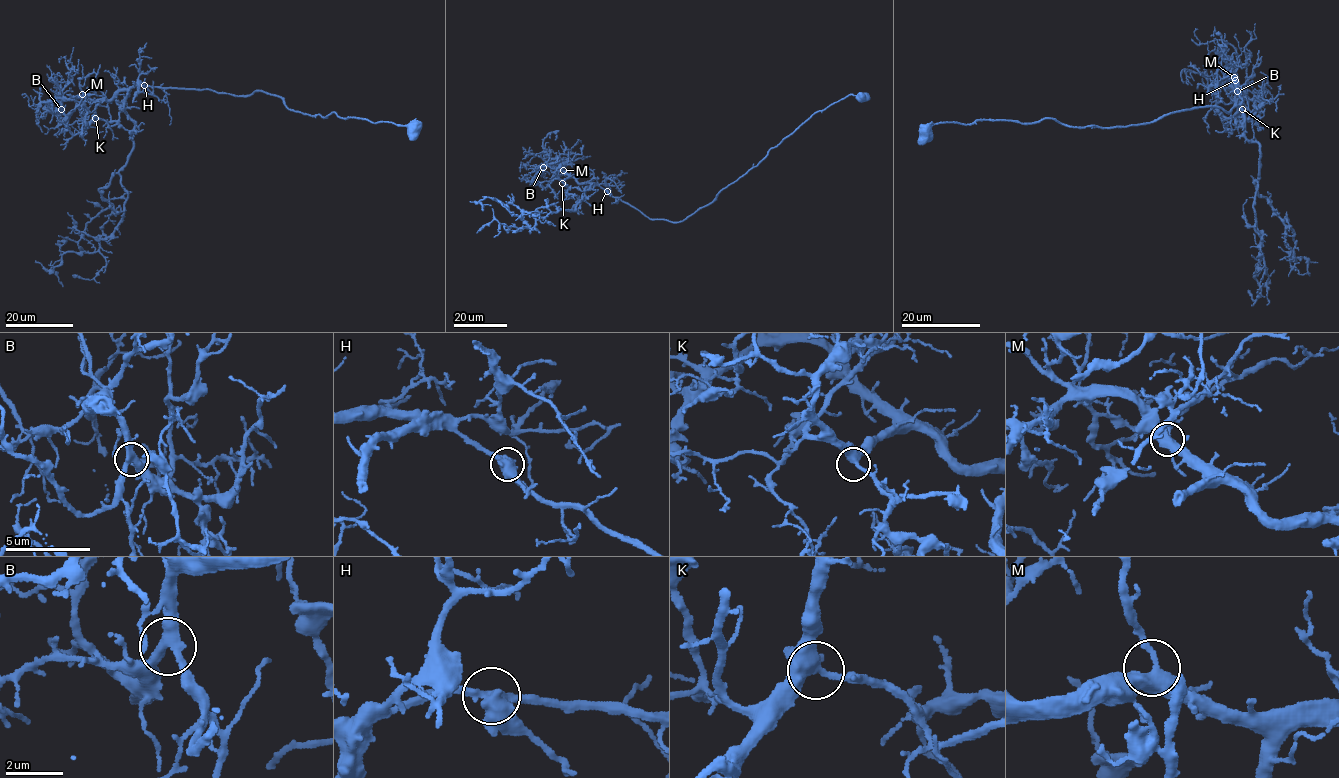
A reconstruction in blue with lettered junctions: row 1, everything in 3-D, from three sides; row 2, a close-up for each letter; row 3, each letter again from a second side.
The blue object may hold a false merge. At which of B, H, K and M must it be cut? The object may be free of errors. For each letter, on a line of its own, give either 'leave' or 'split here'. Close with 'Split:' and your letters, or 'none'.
B: leave
H: leave
K: leave
M: leave
Split: none

